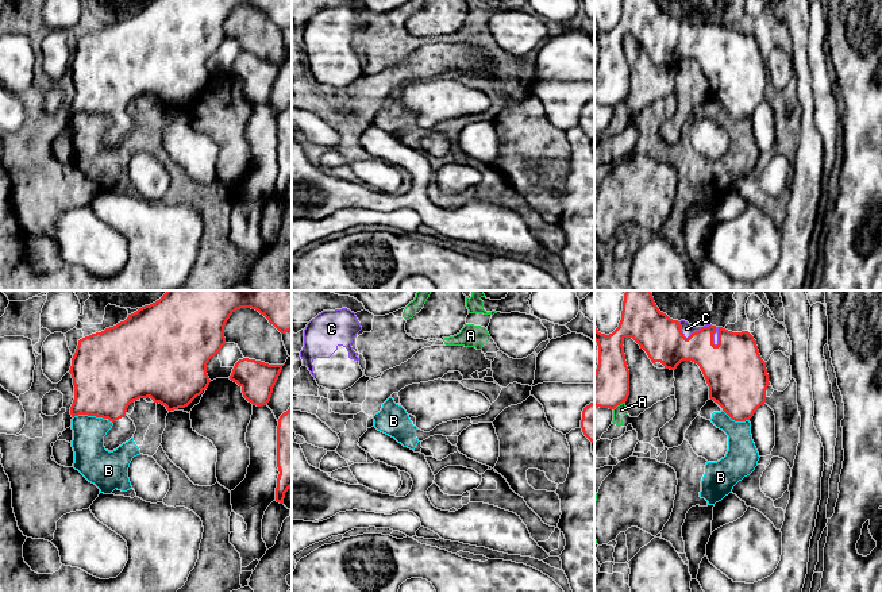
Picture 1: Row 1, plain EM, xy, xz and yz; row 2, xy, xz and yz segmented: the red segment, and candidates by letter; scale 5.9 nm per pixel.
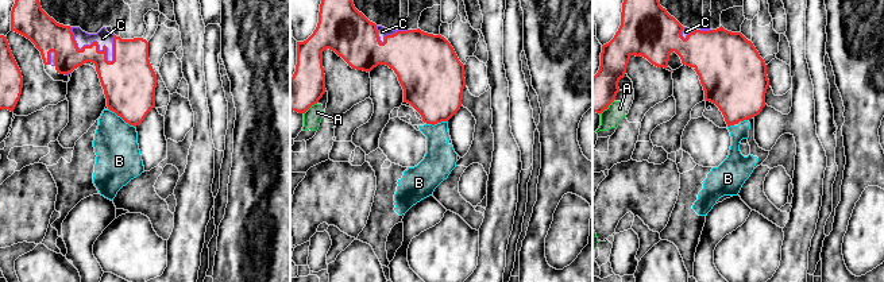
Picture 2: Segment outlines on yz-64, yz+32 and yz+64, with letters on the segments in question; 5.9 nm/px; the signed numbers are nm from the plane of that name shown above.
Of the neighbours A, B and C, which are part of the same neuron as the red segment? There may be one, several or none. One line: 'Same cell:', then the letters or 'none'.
Same cell: C

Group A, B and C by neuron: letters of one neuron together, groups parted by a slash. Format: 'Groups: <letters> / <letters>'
Groups: A B / C

